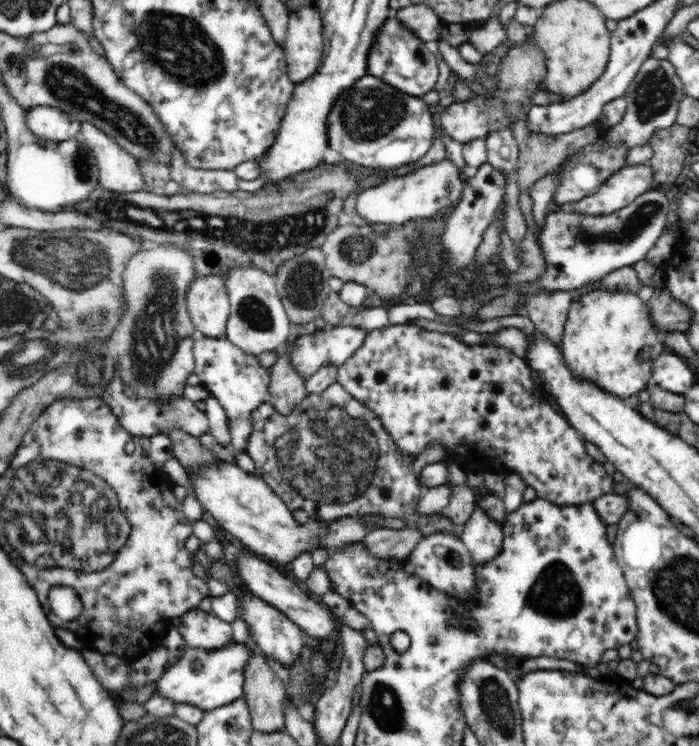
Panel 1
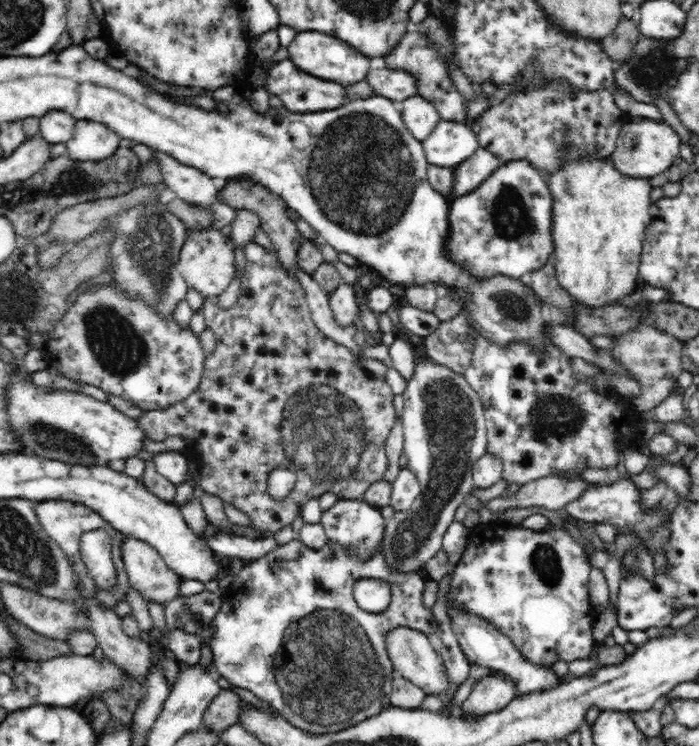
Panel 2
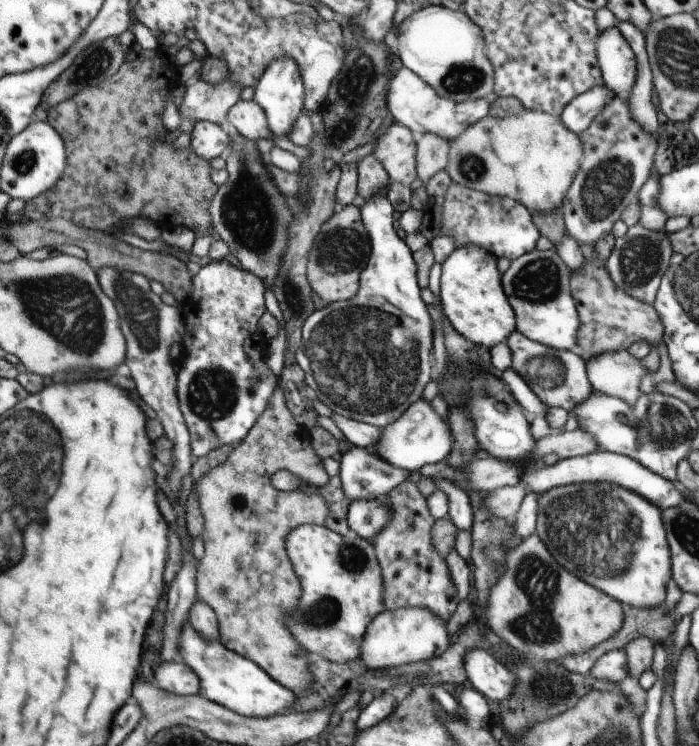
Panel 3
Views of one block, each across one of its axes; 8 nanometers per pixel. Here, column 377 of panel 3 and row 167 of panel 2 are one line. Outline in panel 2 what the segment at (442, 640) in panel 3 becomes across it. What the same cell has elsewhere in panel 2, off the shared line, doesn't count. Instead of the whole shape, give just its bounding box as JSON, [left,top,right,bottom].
[610,117,681,179]

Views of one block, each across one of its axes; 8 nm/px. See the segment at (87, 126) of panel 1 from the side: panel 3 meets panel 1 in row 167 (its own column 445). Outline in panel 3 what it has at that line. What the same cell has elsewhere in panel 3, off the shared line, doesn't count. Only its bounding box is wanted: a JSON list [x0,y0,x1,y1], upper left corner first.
[386,66,492,141]

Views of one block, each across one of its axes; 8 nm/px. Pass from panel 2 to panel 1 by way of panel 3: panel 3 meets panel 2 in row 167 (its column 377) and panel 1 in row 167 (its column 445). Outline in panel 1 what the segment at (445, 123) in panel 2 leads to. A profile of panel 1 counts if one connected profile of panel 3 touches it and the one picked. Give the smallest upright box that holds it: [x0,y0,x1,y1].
[356,158,464,224]

